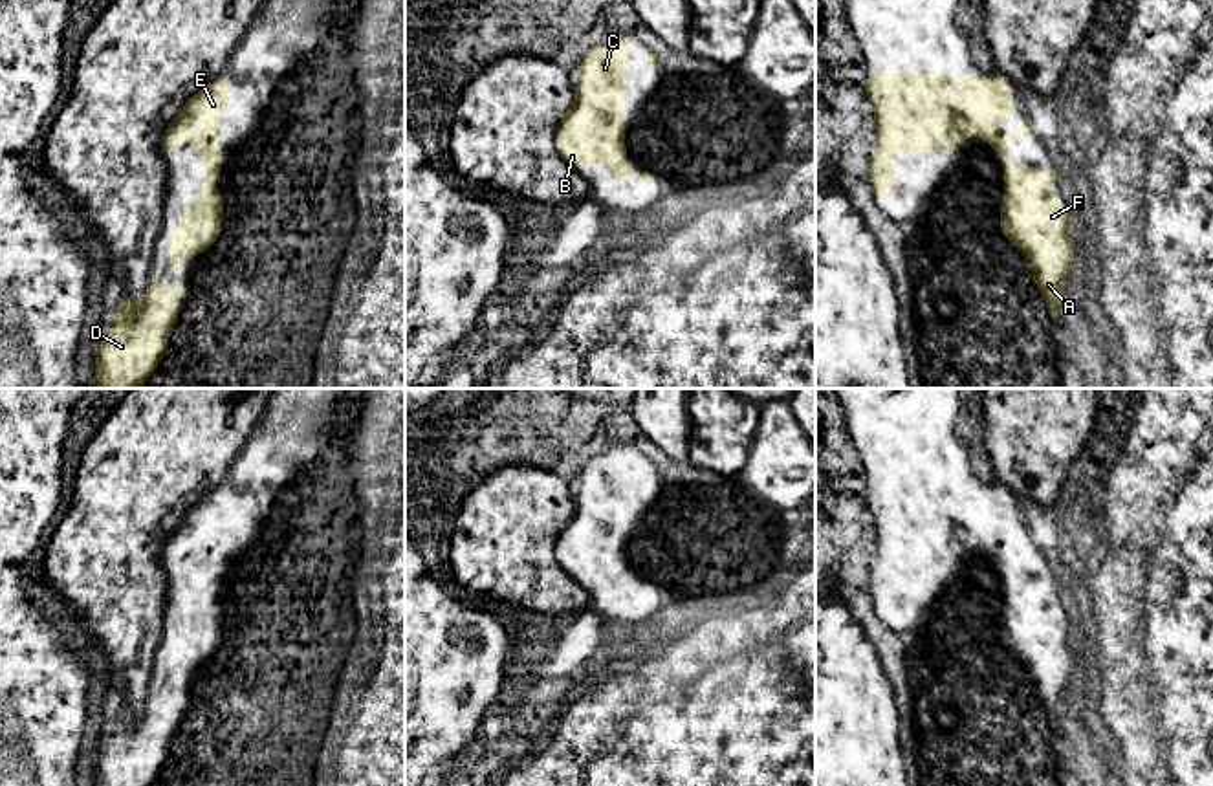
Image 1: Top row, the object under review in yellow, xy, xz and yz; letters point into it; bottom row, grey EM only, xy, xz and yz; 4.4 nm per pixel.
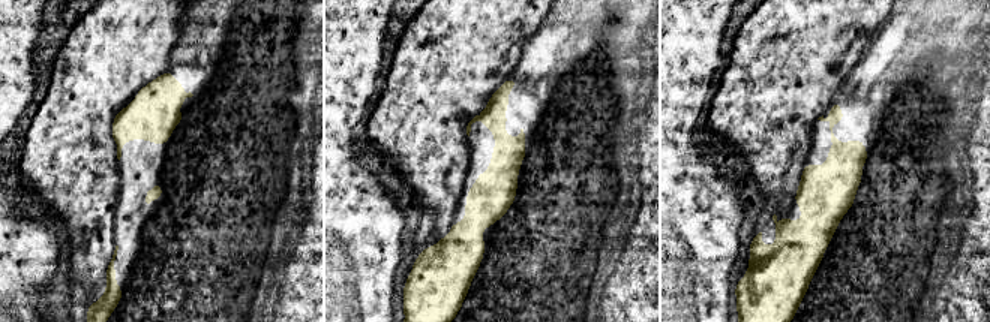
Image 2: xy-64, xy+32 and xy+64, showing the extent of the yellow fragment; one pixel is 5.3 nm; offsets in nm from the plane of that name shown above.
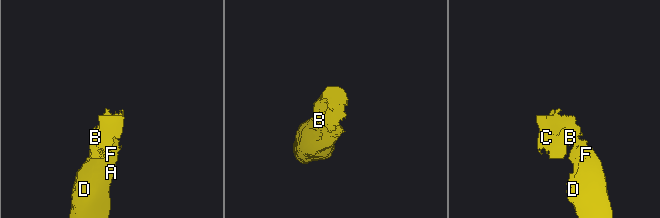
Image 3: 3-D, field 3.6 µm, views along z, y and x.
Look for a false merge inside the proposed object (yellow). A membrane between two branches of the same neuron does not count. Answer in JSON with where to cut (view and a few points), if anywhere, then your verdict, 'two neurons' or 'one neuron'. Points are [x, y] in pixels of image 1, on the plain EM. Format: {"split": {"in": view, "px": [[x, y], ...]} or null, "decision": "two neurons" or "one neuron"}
{"split": null, "decision": "one neuron"}

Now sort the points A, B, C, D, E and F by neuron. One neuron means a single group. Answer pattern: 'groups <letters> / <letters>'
groups A B C D E F

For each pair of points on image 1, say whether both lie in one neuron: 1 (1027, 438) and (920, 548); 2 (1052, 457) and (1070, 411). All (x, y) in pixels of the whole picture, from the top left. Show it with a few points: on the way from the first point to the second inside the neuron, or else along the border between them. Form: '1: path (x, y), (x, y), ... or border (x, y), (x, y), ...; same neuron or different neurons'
1: border (990, 477), (1019, 499); different neurons
2: path (1052, 446), (1052, 429), (1060, 422); same neuron

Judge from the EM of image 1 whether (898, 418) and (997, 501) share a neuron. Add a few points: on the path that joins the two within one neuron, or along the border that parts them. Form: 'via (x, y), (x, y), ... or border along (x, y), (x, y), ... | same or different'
via (922, 442), (973, 493) | same

